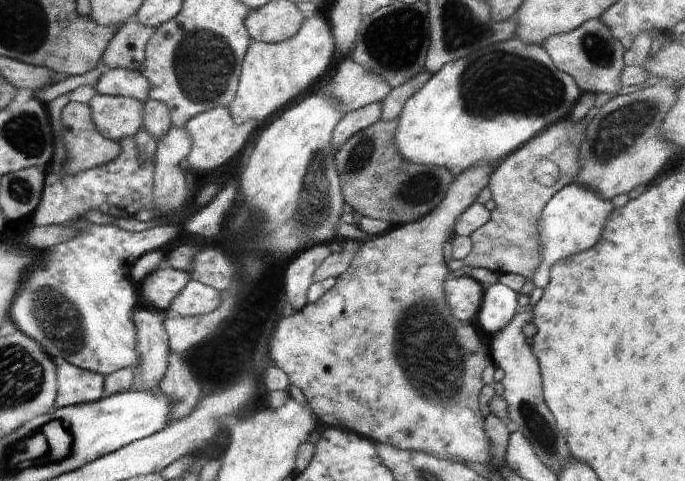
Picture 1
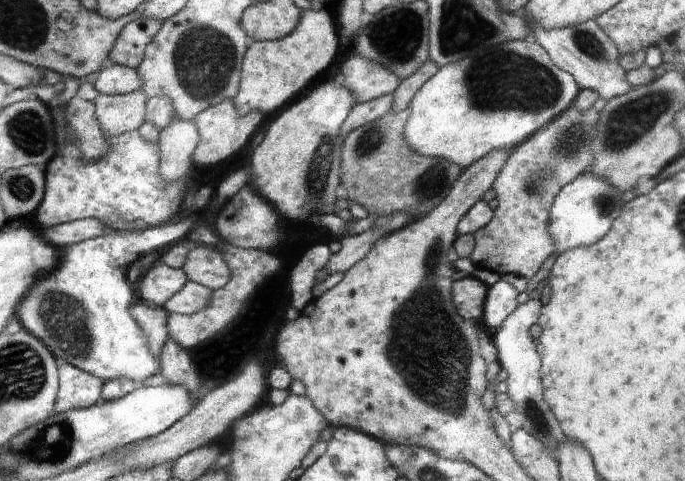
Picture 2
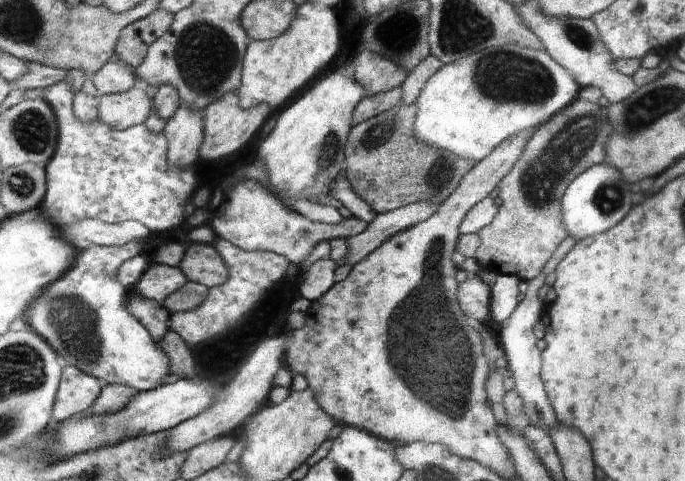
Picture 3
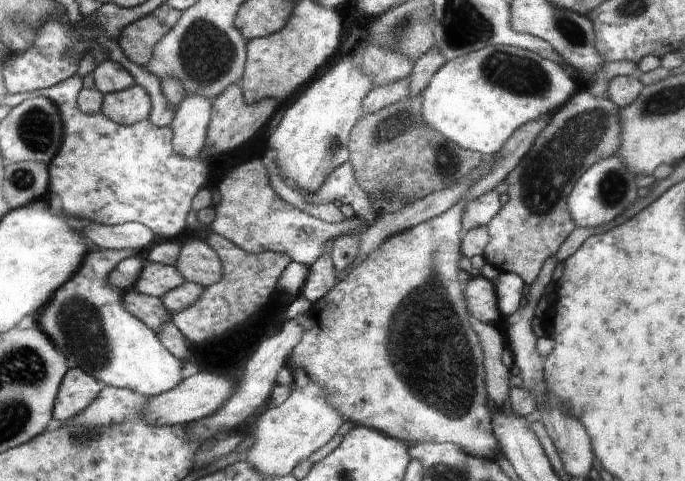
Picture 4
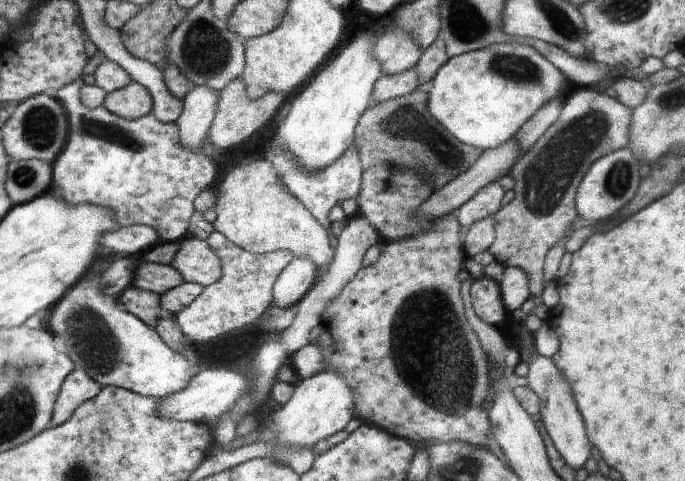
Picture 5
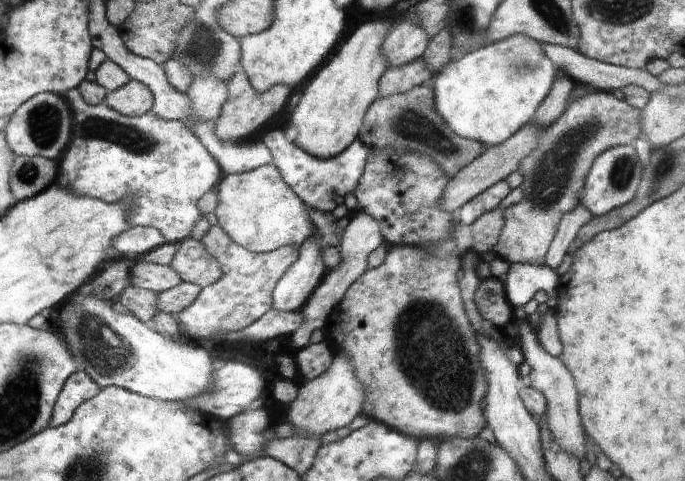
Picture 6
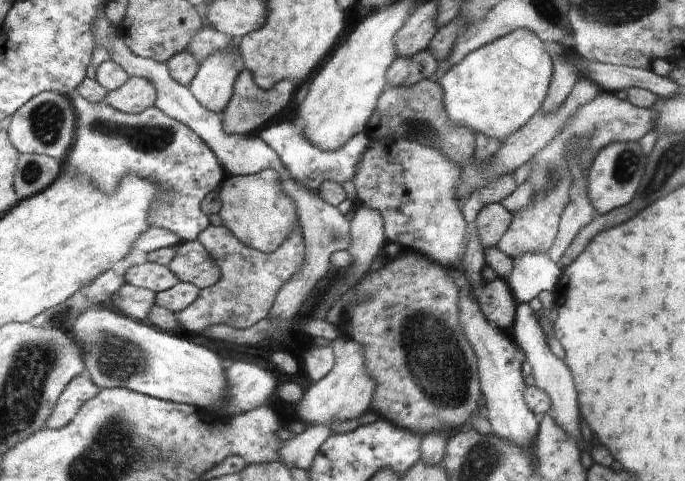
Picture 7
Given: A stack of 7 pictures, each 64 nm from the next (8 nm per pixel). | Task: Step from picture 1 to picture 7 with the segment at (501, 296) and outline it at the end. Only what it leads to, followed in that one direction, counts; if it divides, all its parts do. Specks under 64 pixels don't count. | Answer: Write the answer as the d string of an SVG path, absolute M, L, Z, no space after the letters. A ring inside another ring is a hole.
M548 252L522 254L513 259L510 286L519 303L530 302L544 290L552 292L560 283L561 267Z

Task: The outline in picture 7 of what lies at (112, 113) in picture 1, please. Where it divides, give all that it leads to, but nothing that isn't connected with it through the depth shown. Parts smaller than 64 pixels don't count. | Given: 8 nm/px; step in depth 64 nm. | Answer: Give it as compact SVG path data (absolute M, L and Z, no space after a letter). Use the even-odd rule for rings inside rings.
M129 76L120 89L107 91L103 102L124 113L140 114L156 104L157 88L148 78Z

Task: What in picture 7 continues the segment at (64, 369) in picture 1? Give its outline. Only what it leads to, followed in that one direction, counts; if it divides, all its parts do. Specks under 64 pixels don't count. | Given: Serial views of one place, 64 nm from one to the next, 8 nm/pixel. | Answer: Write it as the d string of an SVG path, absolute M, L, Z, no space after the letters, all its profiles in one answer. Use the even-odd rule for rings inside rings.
M87 372L74 378L61 394L56 408L50 413L50 422L46 422L46 428L60 430L63 426L69 425L82 406L96 398L100 392L101 388L90 380Z

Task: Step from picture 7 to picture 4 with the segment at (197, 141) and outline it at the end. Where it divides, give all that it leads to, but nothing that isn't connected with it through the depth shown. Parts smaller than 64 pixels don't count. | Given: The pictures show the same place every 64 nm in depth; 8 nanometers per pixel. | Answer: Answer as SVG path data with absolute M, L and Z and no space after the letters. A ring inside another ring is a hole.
M78 74L56 86L42 90L23 91L22 94L8 94L6 106L17 106L30 96L44 96L57 106L65 123L65 144L61 152L54 157L50 166L50 202L60 206L60 213L72 218L90 218L103 225L120 226L127 222L137 222L146 225L156 236L172 238L178 236L186 226L186 214L190 210L190 200L197 194L206 182L206 166L202 158L186 158L178 154L175 147L175 135L172 126L157 126L145 121L134 124L121 124L112 118L106 118L101 111L86 113L77 102L82 87L82 77Z

